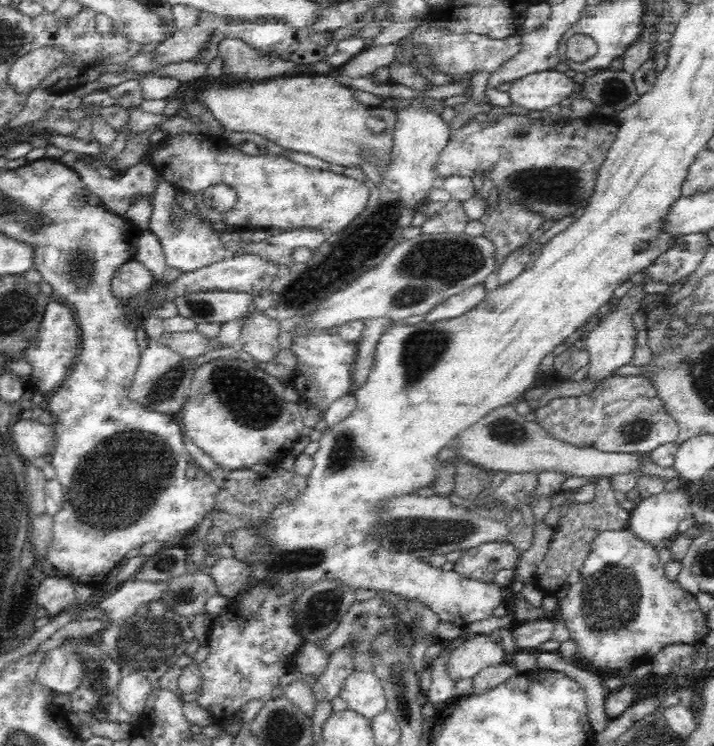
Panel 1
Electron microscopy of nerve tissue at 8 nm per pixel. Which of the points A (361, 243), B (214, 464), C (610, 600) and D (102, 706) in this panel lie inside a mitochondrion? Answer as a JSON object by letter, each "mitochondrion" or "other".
{"A":"mitochondrion","B":"other","C":"mitochondrion","D":"mitochondrion"}

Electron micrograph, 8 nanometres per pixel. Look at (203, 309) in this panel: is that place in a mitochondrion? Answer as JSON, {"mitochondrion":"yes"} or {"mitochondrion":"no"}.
{"mitochondrion":"yes"}

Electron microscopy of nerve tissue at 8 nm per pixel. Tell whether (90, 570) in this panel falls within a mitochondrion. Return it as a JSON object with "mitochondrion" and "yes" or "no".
{"mitochondrion":"no"}

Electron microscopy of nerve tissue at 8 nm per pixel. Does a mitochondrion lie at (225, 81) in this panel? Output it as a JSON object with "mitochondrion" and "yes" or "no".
{"mitochondrion":"no"}

